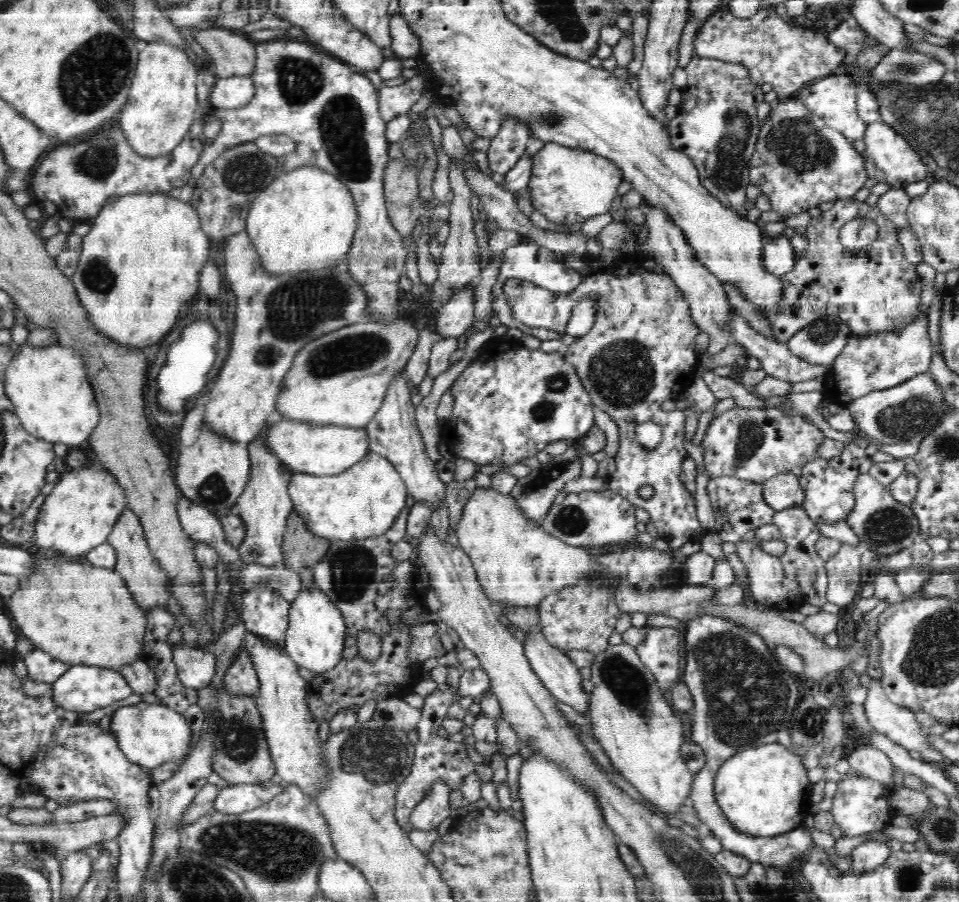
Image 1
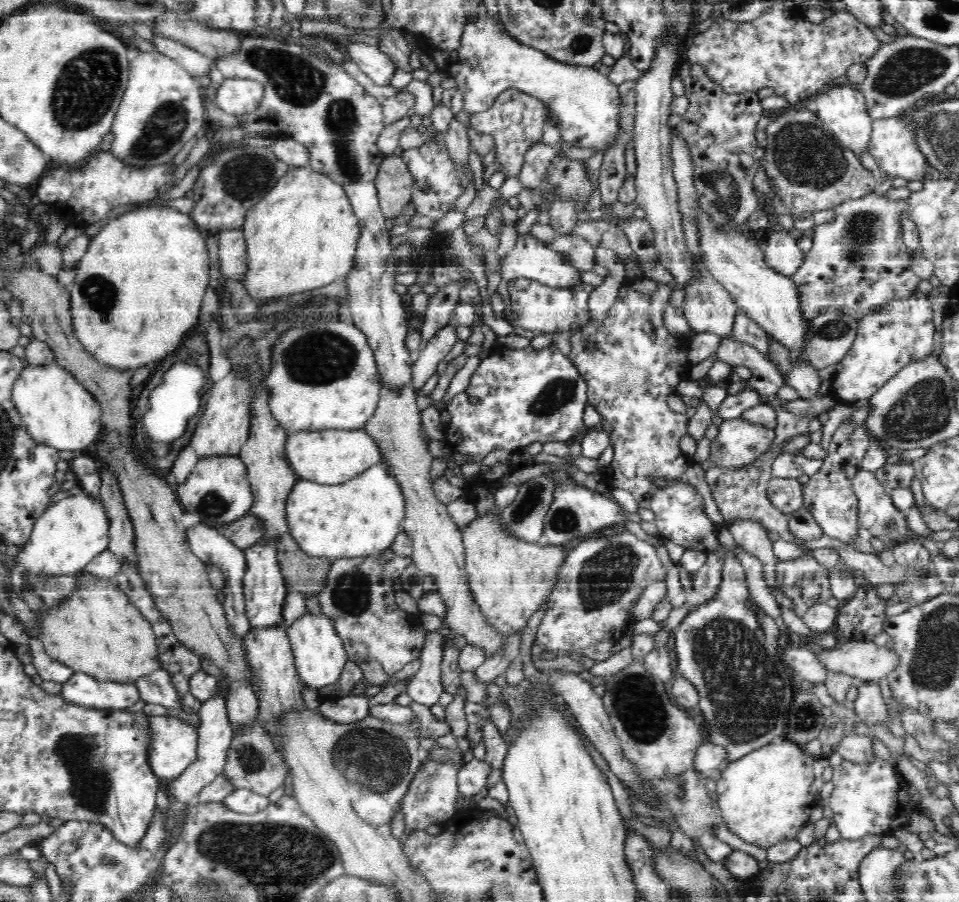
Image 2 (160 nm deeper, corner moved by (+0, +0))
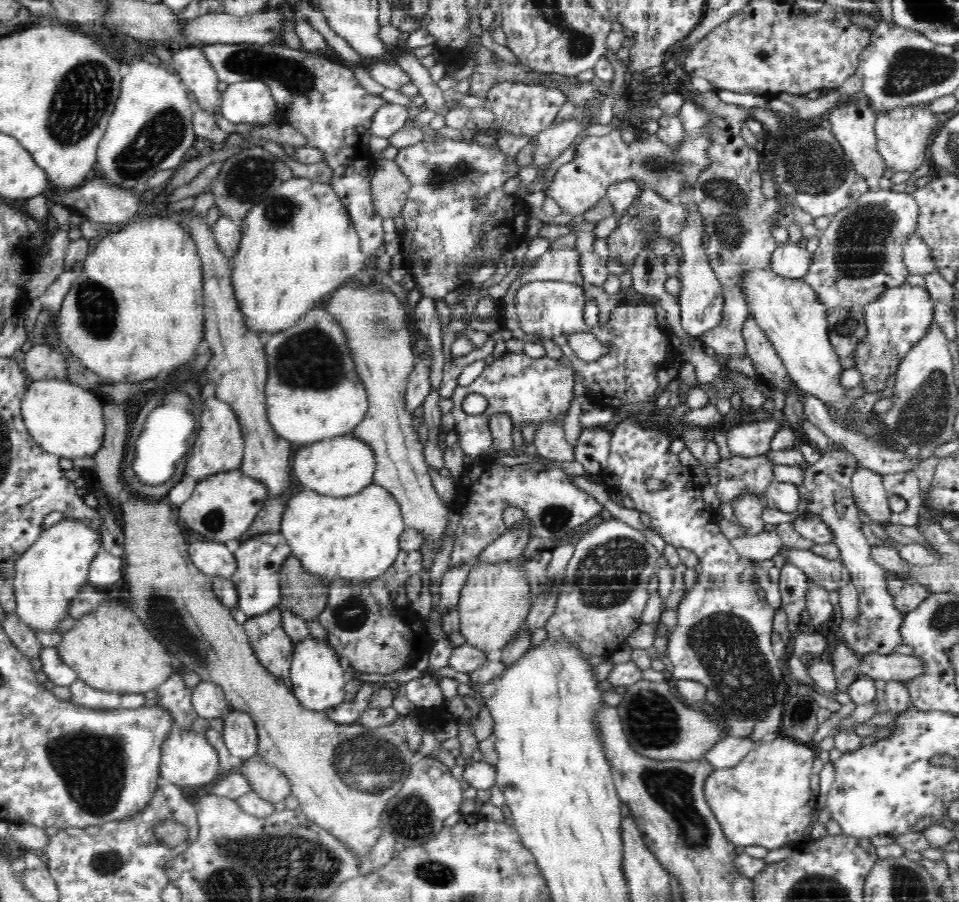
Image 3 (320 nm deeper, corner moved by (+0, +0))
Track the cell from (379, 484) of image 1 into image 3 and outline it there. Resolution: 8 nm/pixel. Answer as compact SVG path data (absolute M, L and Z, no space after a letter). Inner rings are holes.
M372 480L358 492L346 496L332 496L299 486L285 502L279 532L284 535L291 546L291 552L300 558L308 572L323 572L329 574L331 578L337 574L352 580L368 580L370 576L378 576L395 563L401 549L398 546L399 538L406 529L400 505L392 496L390 489Z

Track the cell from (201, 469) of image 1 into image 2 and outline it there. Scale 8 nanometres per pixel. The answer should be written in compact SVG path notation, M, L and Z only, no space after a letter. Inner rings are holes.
M209 453L208 456L198 457L188 478L182 484L176 485L176 492L185 511L198 514L201 522L216 526L220 532L223 532L224 526L228 522L247 514L246 510L252 504L252 491L248 484L247 464L244 464L241 455L238 453Z

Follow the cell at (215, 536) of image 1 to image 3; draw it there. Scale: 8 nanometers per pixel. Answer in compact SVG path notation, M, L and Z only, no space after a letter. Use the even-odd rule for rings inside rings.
M192 540L189 544L189 554L194 563L208 576L223 576L231 578L237 571L238 560L235 556L235 547L226 542L214 540Z

